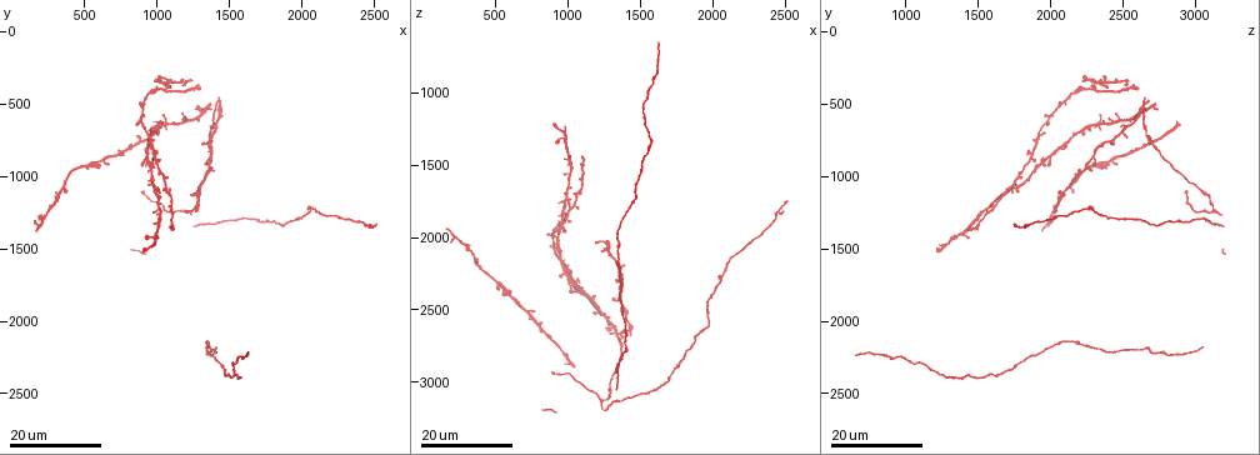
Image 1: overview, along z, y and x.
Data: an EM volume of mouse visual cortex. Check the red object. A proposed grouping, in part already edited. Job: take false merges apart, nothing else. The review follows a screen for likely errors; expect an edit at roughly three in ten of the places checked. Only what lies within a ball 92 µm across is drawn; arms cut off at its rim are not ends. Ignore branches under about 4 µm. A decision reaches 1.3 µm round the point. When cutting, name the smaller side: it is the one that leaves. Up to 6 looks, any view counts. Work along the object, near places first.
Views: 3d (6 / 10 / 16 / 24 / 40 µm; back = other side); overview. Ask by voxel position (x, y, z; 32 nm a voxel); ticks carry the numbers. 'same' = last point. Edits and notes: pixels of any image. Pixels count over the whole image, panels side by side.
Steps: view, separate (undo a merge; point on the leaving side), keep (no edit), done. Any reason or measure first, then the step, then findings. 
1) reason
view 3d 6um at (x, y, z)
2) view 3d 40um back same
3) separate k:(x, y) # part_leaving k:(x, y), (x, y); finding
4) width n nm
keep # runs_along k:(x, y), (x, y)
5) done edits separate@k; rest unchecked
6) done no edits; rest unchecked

view 3d 24um at (980, 880, 1880)

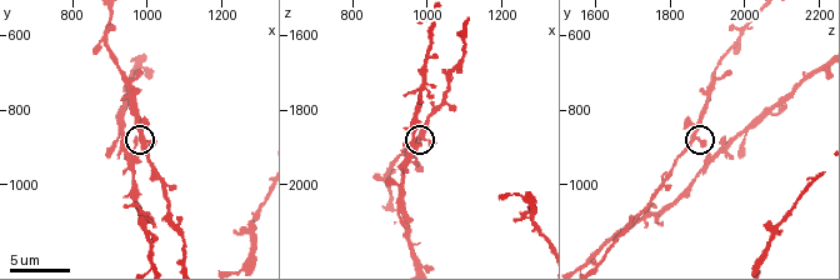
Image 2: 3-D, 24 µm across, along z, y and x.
zoom in
view 3d 6um at (990, 870, 1860)

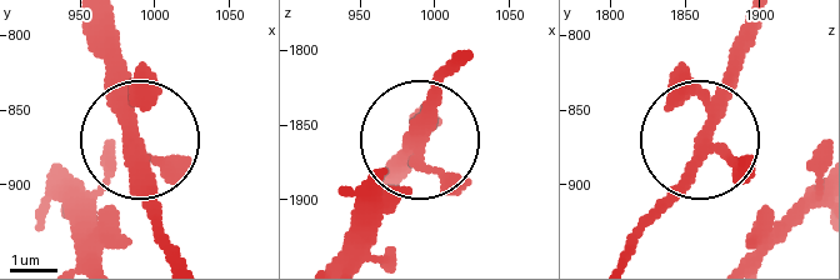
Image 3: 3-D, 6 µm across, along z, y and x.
keep # runs_along 3:(348, 256), (388, 208), (439, 180), (419, 125), (439, 69); all the same neuron

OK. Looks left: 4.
side arm on a straight run
view 3d 10um at (1060, 1080, 1710)

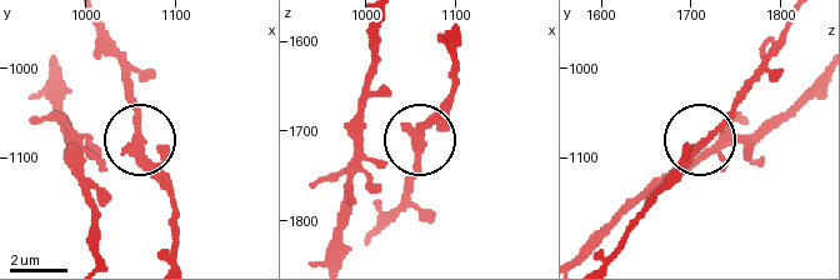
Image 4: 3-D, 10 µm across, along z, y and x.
arms 3
keep # continuous, no second neuron

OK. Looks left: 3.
arms part here
view 3d 24um at (720, 860, 2500)

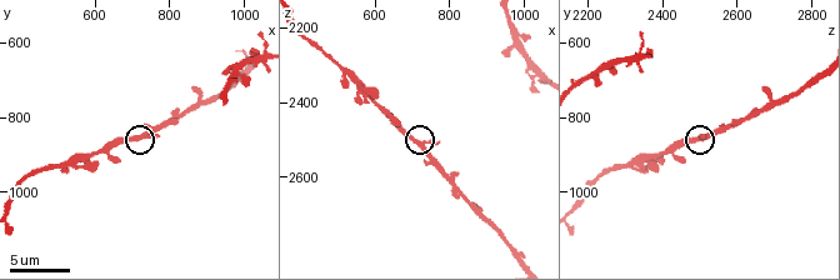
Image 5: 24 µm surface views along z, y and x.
closer look
view 3d 10um at (720, 850, 2510)

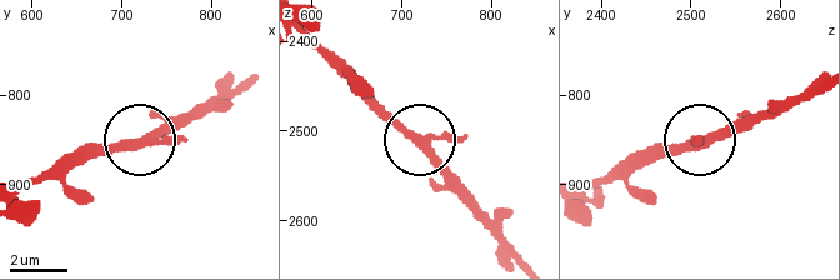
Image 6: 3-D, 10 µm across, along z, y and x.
keep # continuous, no second neuron

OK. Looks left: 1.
done no edits; rest unchecked

